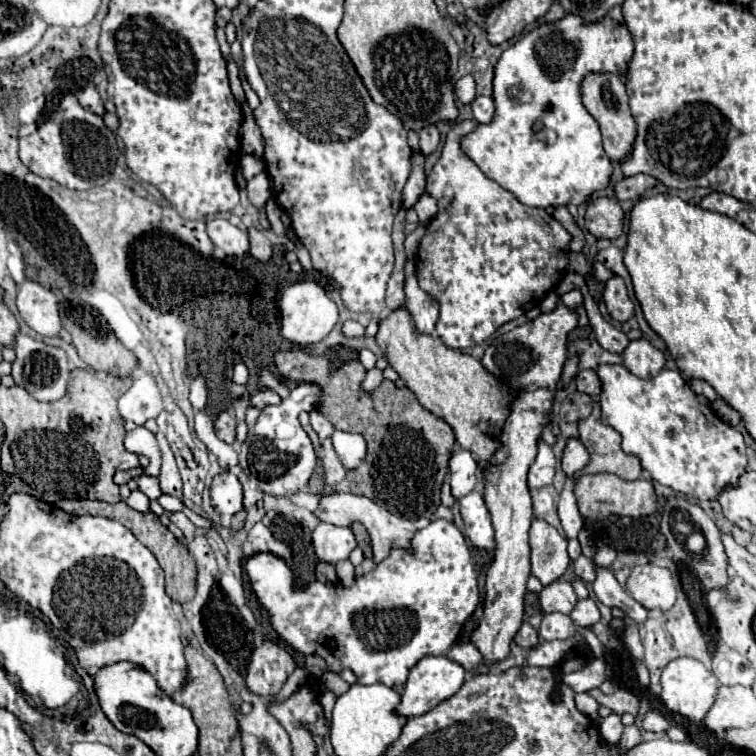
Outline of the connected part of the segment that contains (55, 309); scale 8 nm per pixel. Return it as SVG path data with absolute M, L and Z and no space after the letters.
M35 281L19 285L17 307L23 321L43 337L59 337L63 323L59 317L59 301L51 289Z

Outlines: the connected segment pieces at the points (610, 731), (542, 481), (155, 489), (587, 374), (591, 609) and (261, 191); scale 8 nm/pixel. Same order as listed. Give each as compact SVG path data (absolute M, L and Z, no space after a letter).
M611 713L609 717L605 717L603 723L599 725L599 731L601 731L601 737L603 737L607 743L617 743L617 741L621 739L621 733L623 733L621 715Z
M539 439L537 441L537 459L533 463L533 467L529 469L529 487L537 489L537 487L545 487L551 485L553 475L555 475L555 455L553 449Z
M143 473L143 475L137 477L137 487L139 487L139 491L145 493L149 499L159 499L159 495L161 495L159 479L153 477L153 475L147 475L147 473Z
M595 369L579 371L575 377L575 383L577 383L577 391L583 391L583 393L591 395L593 399L597 399L601 395L601 379L595 373Z
M585 599L585 601L579 601L575 605L575 609L571 611L571 619L577 627L587 627L591 629L595 623L601 621L601 615L599 615L599 609L595 605L593 599Z
M265 171L247 181L247 195L249 195L249 201L257 209L261 209L265 205L265 201L271 197L271 183L269 183L269 177Z

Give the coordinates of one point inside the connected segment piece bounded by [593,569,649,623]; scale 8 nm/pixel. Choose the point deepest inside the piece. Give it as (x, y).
(607, 590)

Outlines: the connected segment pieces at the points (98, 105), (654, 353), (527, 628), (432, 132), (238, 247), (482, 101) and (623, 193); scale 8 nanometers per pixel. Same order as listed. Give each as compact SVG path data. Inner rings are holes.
M93 85L85 87L85 89L79 93L79 103L81 103L87 111L91 111L91 113L95 113L95 115L99 115L99 117L105 115L103 99L99 97L99 93L97 93L97 89L95 89Z
M647 339L631 341L623 351L623 365L641 379L655 377L665 367L665 353L653 347Z
M523 623L521 629L517 631L517 635L513 637L513 641L515 641L521 649L529 651L529 649L533 649L533 647L539 645L539 633L537 633L529 623Z
M427 125L419 131L419 147L425 155L429 155L431 151L435 151L439 145L439 131L435 125Z
M213 219L207 223L211 241L227 255L245 255L249 251L249 235L241 227L231 225L227 219Z
M475 97L471 103L471 109L477 123L489 123L495 113L495 103L491 97Z
M633 175L633 177L625 177L623 181L619 181L615 185L615 195L619 201L637 201L647 189L655 187L657 185L657 179L653 179L651 175Z

